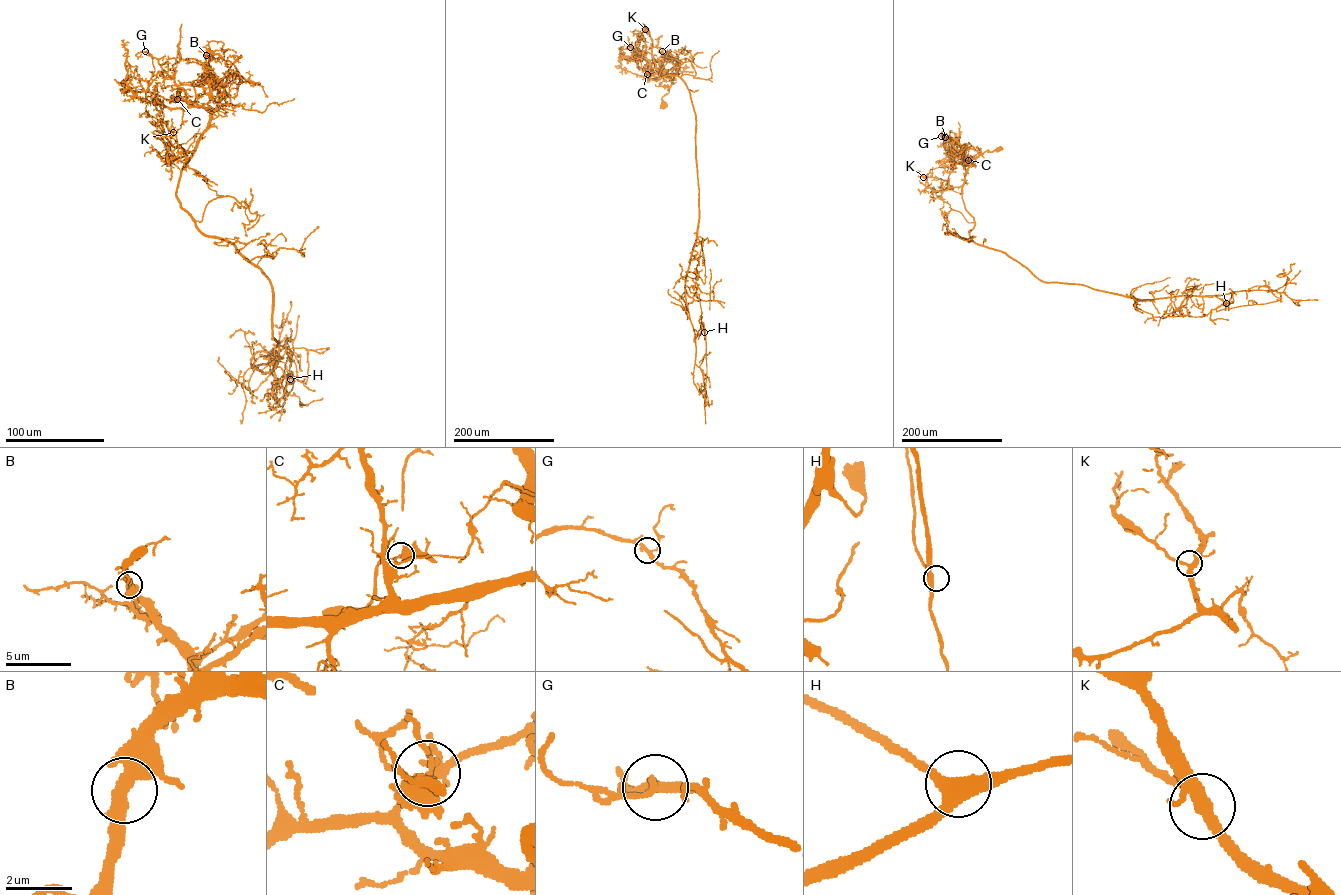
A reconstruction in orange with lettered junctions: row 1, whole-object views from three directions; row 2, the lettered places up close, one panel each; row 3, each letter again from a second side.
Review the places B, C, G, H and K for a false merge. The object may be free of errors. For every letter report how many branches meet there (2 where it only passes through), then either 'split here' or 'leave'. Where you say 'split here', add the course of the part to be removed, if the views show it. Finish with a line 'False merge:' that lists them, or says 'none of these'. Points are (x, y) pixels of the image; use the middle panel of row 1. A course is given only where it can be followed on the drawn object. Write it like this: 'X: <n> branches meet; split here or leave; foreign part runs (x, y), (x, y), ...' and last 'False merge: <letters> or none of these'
B: 3 branches meet; leave
C: 5 branches meet; split here
G: 4 branches meet; leave
H: 3 branches meet; leave
K: 3 branches meet; leave
False merge: C

